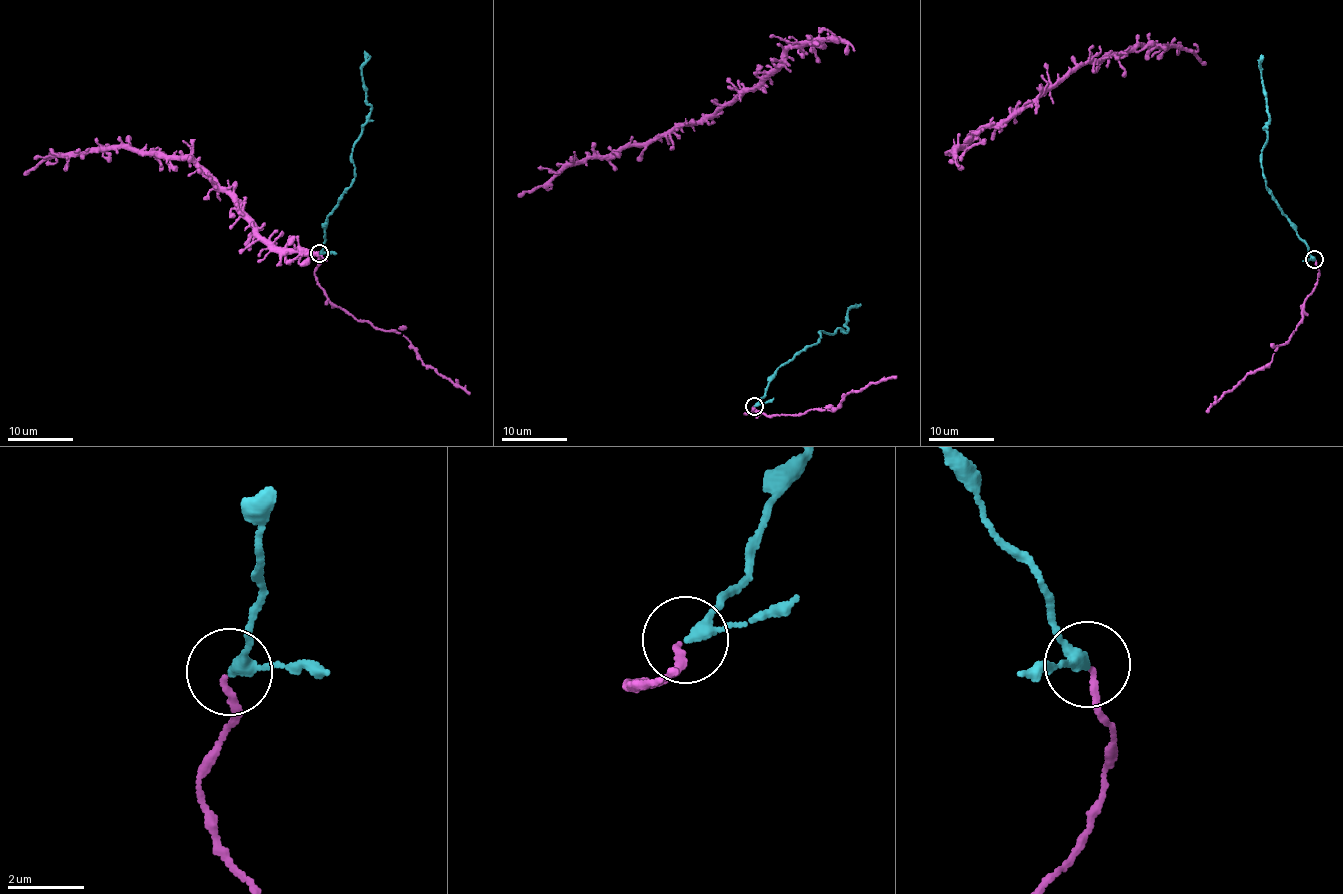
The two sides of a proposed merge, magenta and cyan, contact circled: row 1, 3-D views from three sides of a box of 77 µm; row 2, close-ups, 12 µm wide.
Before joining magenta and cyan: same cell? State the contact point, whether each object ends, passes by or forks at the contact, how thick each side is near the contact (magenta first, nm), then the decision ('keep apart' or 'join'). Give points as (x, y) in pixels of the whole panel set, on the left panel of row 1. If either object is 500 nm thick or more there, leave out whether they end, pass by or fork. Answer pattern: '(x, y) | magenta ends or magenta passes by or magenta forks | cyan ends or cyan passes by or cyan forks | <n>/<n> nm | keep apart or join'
(319, 253) | magenta ends | cyan passes by | 150/260 nm | join

